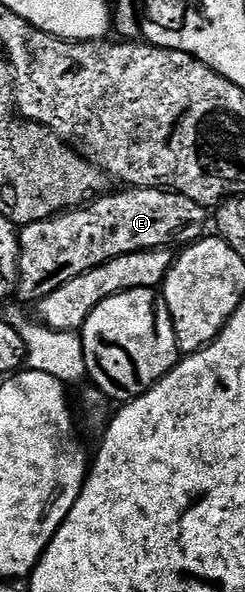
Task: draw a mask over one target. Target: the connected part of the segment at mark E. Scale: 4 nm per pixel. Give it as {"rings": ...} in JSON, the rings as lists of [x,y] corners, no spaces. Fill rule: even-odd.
{"rings":[[[127,187],[122,191],[126,192],[114,192],[111,196],[100,197],[99,200],[91,199],[90,205],[87,203],[85,206],[72,208],[68,212],[50,216],[46,220],[25,225],[18,233],[16,296],[22,300],[31,300],[31,302],[43,300],[48,298],[48,294],[52,294],[52,290],[60,290],[60,286],[64,286],[64,282],[72,282],[72,278],[80,278],[80,274],[84,274],[112,258],[120,258],[124,254],[143,252],[153,248],[173,249],[174,244],[178,244],[177,246],[193,244],[207,231],[207,209],[192,202],[192,198],[184,198],[179,192],[165,188]]]}

